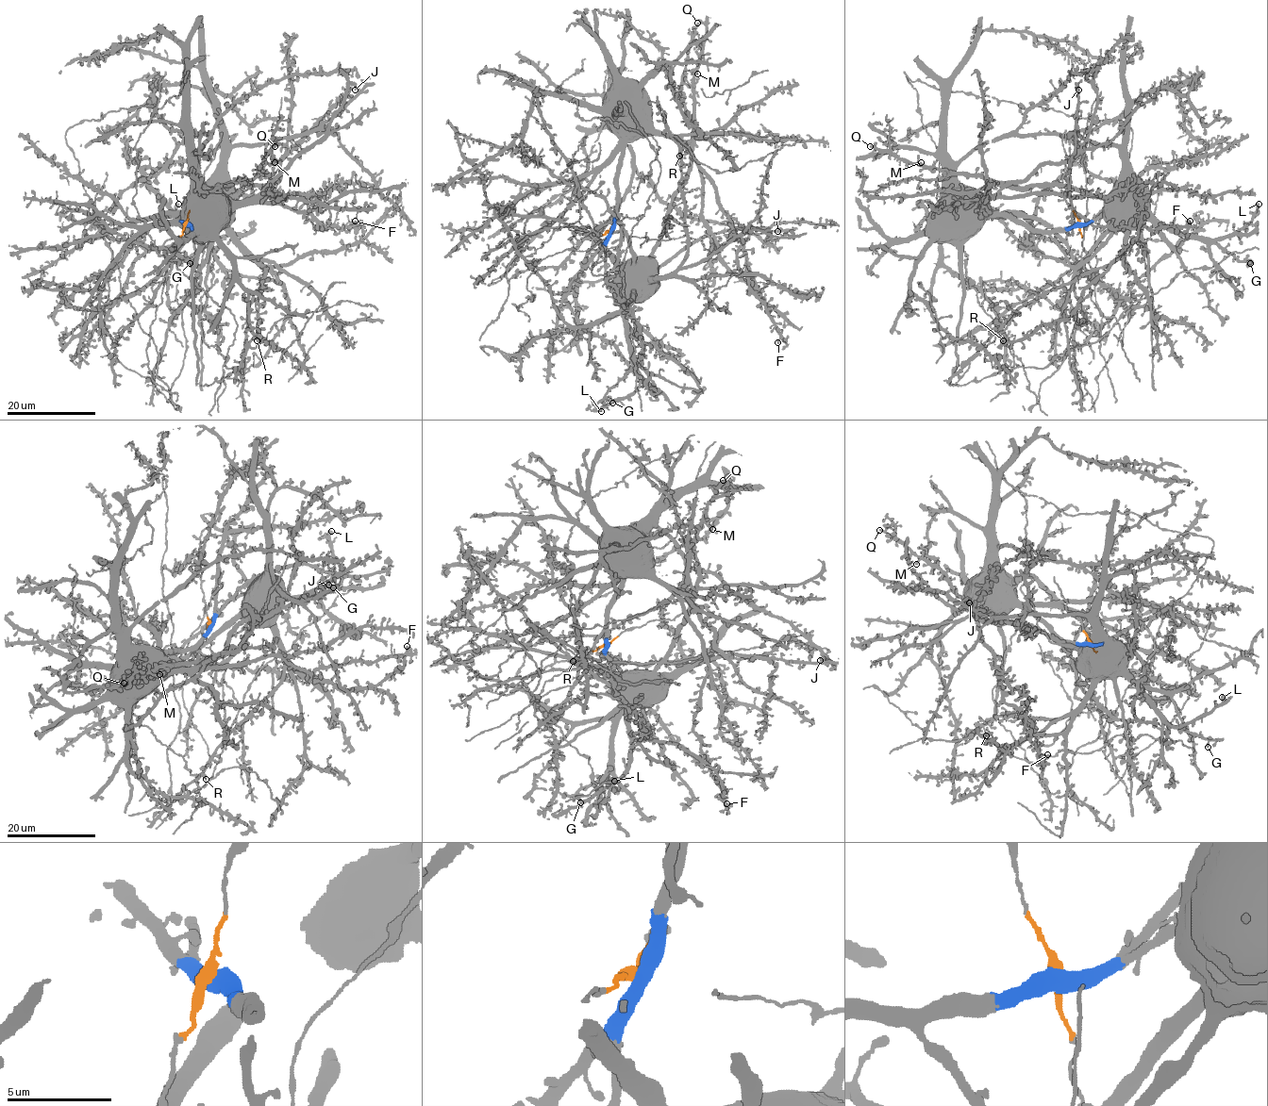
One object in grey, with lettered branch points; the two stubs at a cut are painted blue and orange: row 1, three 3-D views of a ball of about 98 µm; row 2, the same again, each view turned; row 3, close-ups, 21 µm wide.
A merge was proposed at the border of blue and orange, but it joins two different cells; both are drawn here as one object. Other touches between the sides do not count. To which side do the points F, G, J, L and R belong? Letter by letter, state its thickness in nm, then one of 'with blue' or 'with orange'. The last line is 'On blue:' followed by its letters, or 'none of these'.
F: 380 nm thick; with blue
G: 460 nm thick; with orange
J: 320 nm thick; with orange
L: 500 nm thick; with orange
R: 180 nm thick; with orange
On blue: F

